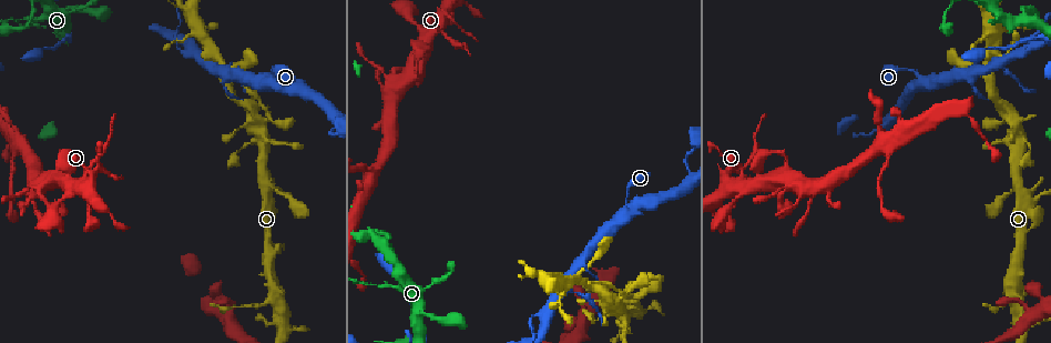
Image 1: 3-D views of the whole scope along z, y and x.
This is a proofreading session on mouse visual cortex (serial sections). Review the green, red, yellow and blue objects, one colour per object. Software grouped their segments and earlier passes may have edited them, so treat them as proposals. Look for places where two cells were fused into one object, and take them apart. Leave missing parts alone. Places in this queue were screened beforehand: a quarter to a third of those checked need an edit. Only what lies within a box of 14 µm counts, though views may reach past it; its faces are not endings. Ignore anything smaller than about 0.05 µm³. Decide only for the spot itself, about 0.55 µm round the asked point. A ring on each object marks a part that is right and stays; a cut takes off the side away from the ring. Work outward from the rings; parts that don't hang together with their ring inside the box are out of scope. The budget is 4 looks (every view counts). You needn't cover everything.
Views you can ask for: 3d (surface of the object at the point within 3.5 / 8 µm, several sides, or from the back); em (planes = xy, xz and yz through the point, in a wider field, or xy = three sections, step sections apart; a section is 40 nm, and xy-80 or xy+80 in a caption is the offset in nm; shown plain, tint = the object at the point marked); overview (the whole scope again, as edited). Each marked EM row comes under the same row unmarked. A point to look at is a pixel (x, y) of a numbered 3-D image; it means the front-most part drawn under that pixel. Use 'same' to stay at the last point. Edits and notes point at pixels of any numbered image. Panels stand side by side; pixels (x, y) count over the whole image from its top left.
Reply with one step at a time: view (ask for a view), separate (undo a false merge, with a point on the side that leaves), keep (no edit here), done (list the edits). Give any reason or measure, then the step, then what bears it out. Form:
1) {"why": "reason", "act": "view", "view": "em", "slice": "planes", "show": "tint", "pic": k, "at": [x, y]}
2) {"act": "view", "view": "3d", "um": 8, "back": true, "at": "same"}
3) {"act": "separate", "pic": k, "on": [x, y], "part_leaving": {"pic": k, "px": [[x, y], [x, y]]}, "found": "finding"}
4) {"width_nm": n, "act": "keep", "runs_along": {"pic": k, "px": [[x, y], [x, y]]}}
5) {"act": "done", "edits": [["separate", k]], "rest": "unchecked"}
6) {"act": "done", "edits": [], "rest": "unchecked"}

{"why": "thin arm on a thick one", "act": "view", "view": "3d", "um": 3.5, "pic": 1, "at": [737, 182]}

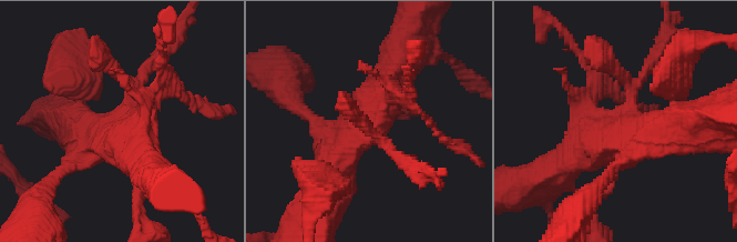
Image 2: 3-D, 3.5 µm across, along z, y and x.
{"why": "shape alone is not enough", "act": "view", "view": "em", "slice": "xy", "step": 3, "show": "tint", "pic": 2, "at": [615, 124]}

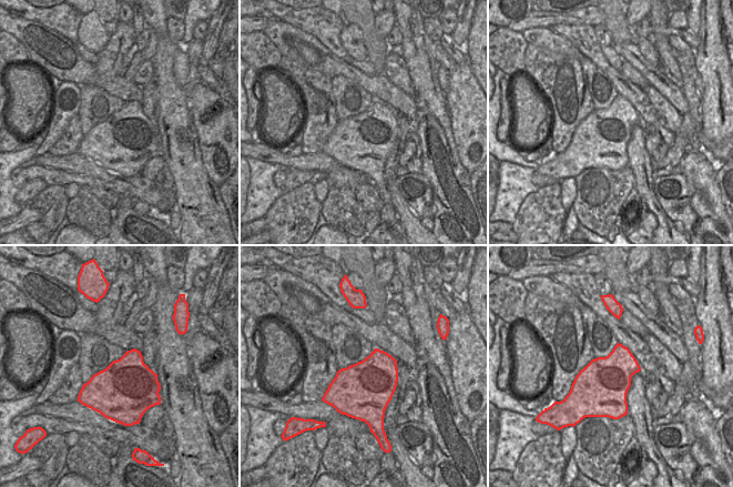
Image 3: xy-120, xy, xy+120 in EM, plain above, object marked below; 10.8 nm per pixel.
{"act": "keep", "runs_along": {"pic": 2, "px": [[614, 70], [631, 104], [560, 169]]}, "found": "continuous, no second cell"}

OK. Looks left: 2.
{"why": "calibre changes", "act": "view", "view": "3d", "um": 3.5, "pic": 1, "at": [274, 293]}

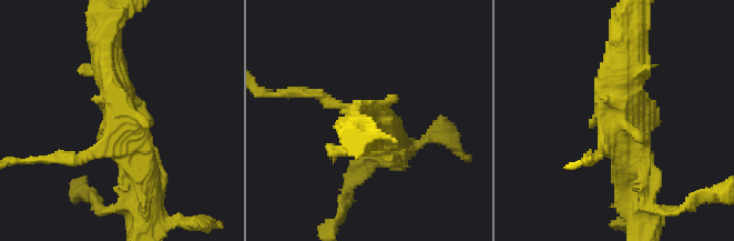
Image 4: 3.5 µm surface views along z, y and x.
{"act": "view", "view": "em", "slice": "xy", "step": 1, "show": "tint", "pic": 4, "at": [621, 128]}

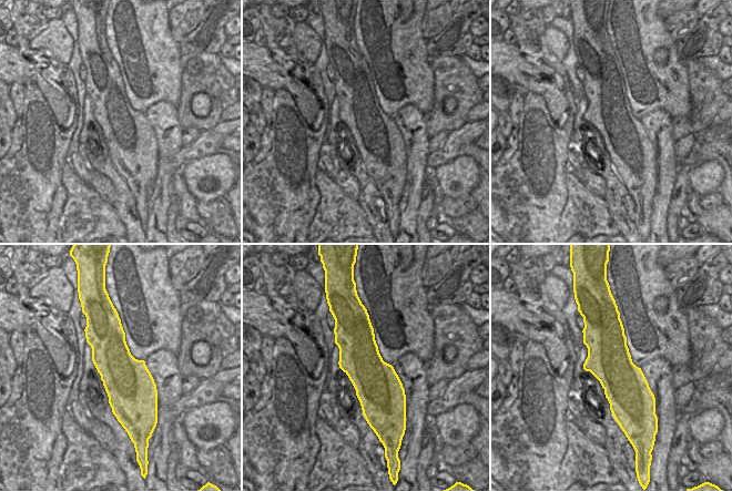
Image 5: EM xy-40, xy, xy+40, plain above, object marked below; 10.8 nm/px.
{"act": "keep", "runs_along": {"pic": 4, "px": [[109, 62], [143, 194]]}, "found": "continuous, no second cell"}

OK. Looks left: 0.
{"act": "done", "edits": [], "rest": "unchecked"}

